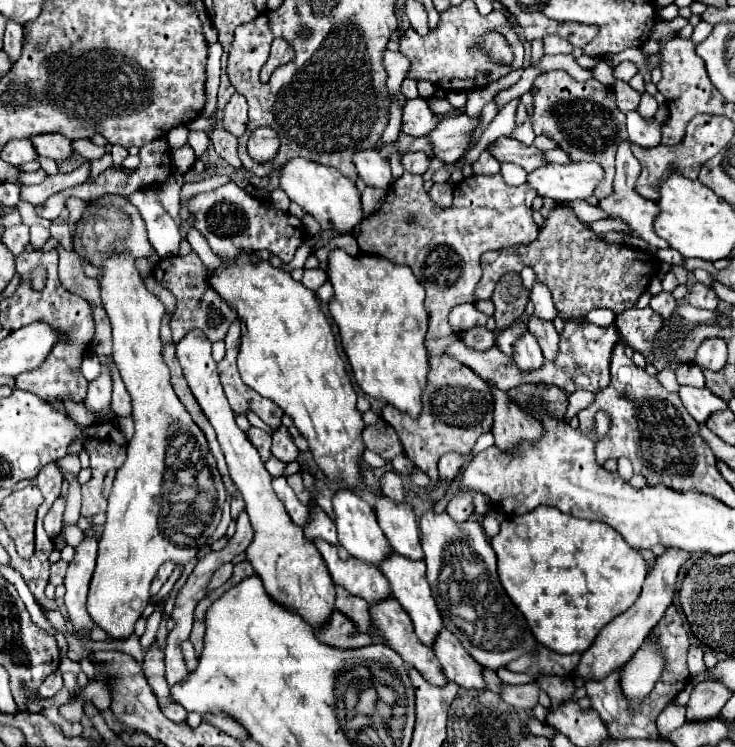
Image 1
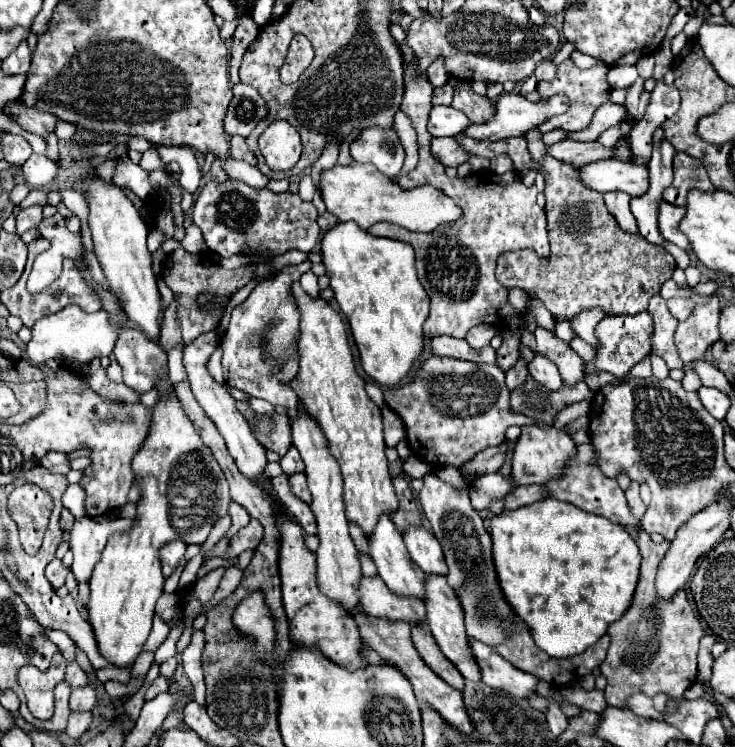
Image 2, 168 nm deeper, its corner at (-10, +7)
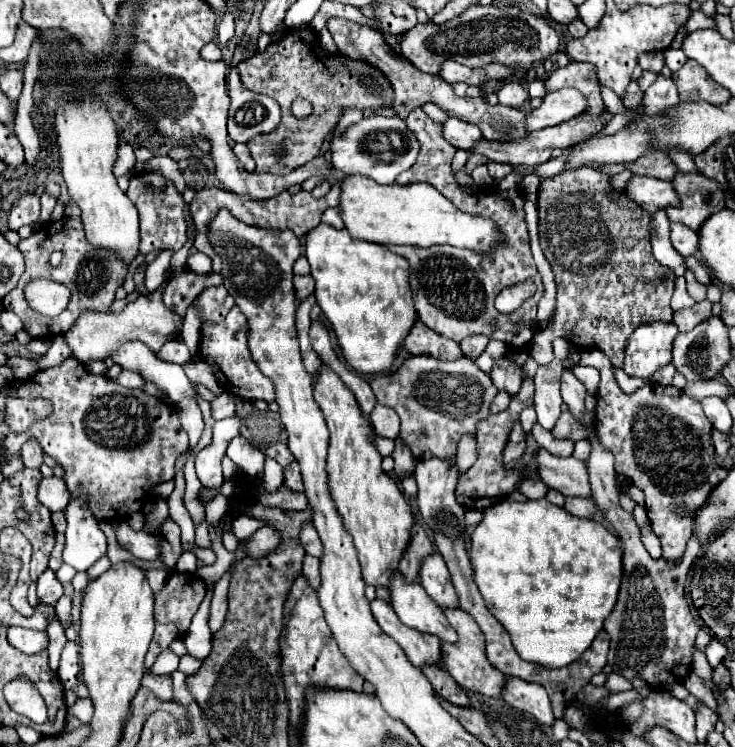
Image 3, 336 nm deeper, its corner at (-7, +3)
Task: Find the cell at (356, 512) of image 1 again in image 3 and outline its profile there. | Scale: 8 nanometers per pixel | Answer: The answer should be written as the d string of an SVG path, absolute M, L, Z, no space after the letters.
M395 573L389 591L391 605L405 625L419 633L435 635L445 643L457 643L457 631L449 625L445 613L419 583L407 585L401 573Z

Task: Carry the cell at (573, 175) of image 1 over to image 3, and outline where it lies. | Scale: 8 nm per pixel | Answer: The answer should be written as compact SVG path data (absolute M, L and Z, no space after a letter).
M635 175L627 183L627 193L629 193L629 197L635 197L635 201L643 209L647 209L649 213L681 205L679 195L677 195L671 181L667 183L667 181L657 181L657 179L651 179L651 177Z

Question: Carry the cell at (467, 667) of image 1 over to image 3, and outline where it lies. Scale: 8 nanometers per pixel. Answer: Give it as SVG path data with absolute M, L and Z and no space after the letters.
M509 677L507 689L503 691L503 699L515 709L531 713L543 725L555 723L555 715L551 711L551 701L541 685L533 685L533 683L525 683L517 677L515 679Z

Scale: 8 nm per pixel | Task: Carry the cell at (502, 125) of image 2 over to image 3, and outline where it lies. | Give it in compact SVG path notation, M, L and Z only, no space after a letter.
M577 89L551 91L543 99L543 105L527 115L529 129L537 131L537 129L559 125L561 121L569 121L569 117L577 117L577 115L585 113L587 107L589 107L589 103L585 99L585 95Z

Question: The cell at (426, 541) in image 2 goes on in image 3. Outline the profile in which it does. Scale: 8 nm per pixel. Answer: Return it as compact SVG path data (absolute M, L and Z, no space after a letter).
M431 553L431 557L427 557L423 561L423 565L421 565L421 585L441 609L459 607L449 569L447 569L447 565L445 565L445 561L439 553Z

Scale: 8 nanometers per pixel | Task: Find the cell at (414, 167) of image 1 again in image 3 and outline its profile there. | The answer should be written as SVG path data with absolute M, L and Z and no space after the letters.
M601 111L599 115L579 115L579 117L573 117L561 125L555 125L555 127L549 127L549 129L539 129L539 131L533 131L529 137L525 137L525 141L515 141L513 145L497 145L497 141L479 141L477 143L477 149L473 149L473 153L481 153L481 155L487 155L489 161L499 161L499 163L509 163L513 167L517 165L525 165L525 167L535 167L539 163L545 163L549 161L549 155L553 149L567 149L575 143L579 143L581 139L587 139L589 135L595 135L599 133L603 127L605 127L605 119L603 119L603 113Z

